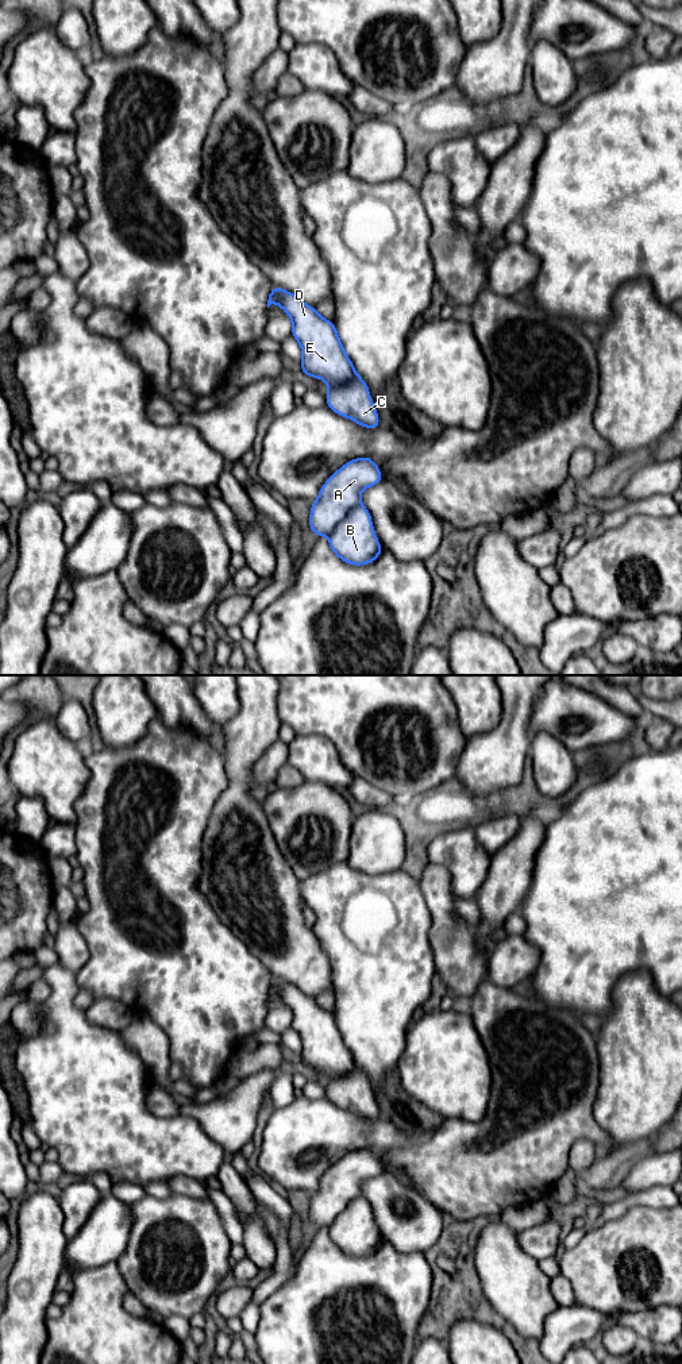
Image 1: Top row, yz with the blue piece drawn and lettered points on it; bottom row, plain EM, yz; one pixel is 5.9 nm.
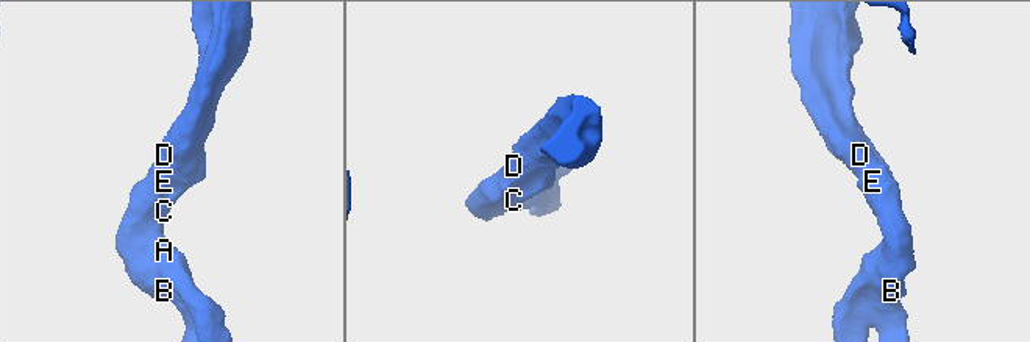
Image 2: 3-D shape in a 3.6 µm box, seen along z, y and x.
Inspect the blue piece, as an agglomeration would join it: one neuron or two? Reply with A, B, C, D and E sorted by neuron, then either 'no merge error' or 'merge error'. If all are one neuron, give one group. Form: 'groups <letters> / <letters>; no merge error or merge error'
groups A B C D E; no merge error

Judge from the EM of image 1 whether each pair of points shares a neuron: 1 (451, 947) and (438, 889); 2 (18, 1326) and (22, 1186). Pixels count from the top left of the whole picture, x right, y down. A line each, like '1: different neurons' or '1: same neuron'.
1: same neuron
2: different neurons

